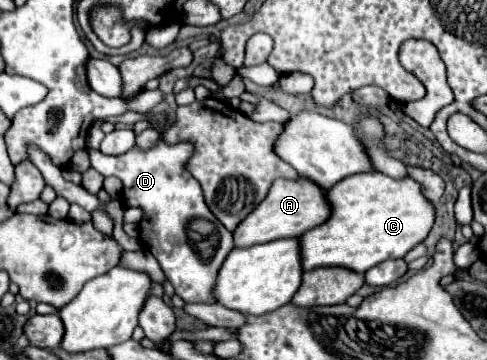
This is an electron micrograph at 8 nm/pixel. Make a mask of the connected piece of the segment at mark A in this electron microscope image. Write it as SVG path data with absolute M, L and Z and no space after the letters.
M300 178L296 182L292 180L276 180L272 184L268 196L258 204L258 208L244 218L236 230L232 232L234 246L236 248L248 248L254 244L266 244L274 240L286 240L286 238L300 238L310 228L316 228L324 224L330 216L330 206L324 198L324 190L316 186L314 182Z

